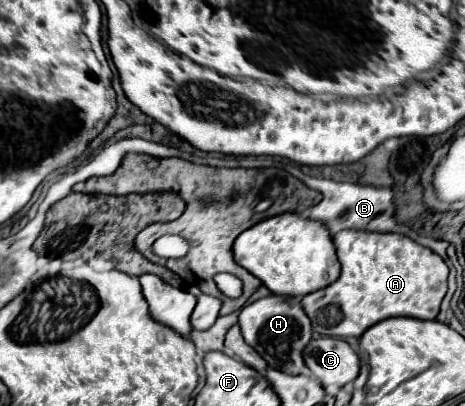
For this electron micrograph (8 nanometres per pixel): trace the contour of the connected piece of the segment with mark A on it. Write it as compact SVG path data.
M345 229L333 235L337 257L341 261L341 275L331 285L307 293L301 297L301 305L311 319L313 331L327 337L361 337L371 325L389 317L417 317L417 319L435 319L439 313L441 299L447 291L449 269L441 257L431 249L415 243L413 239L399 233L373 233Z

